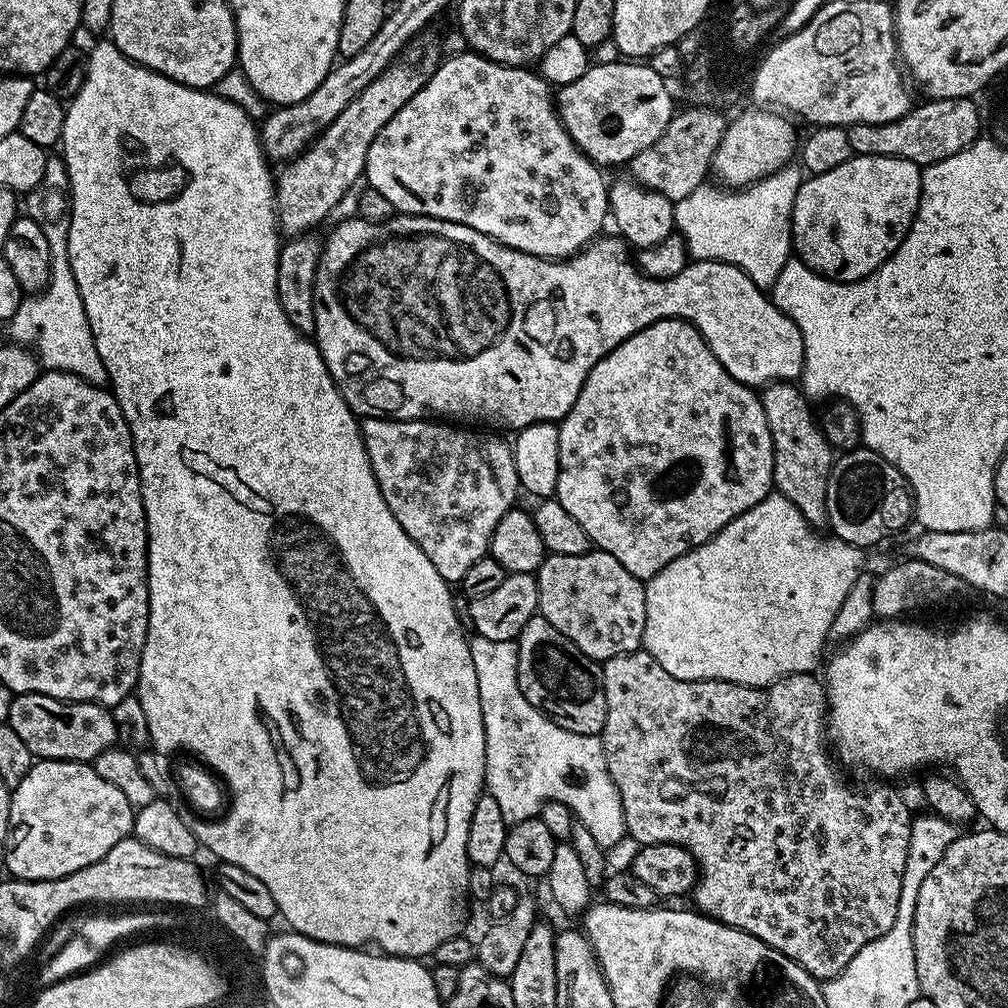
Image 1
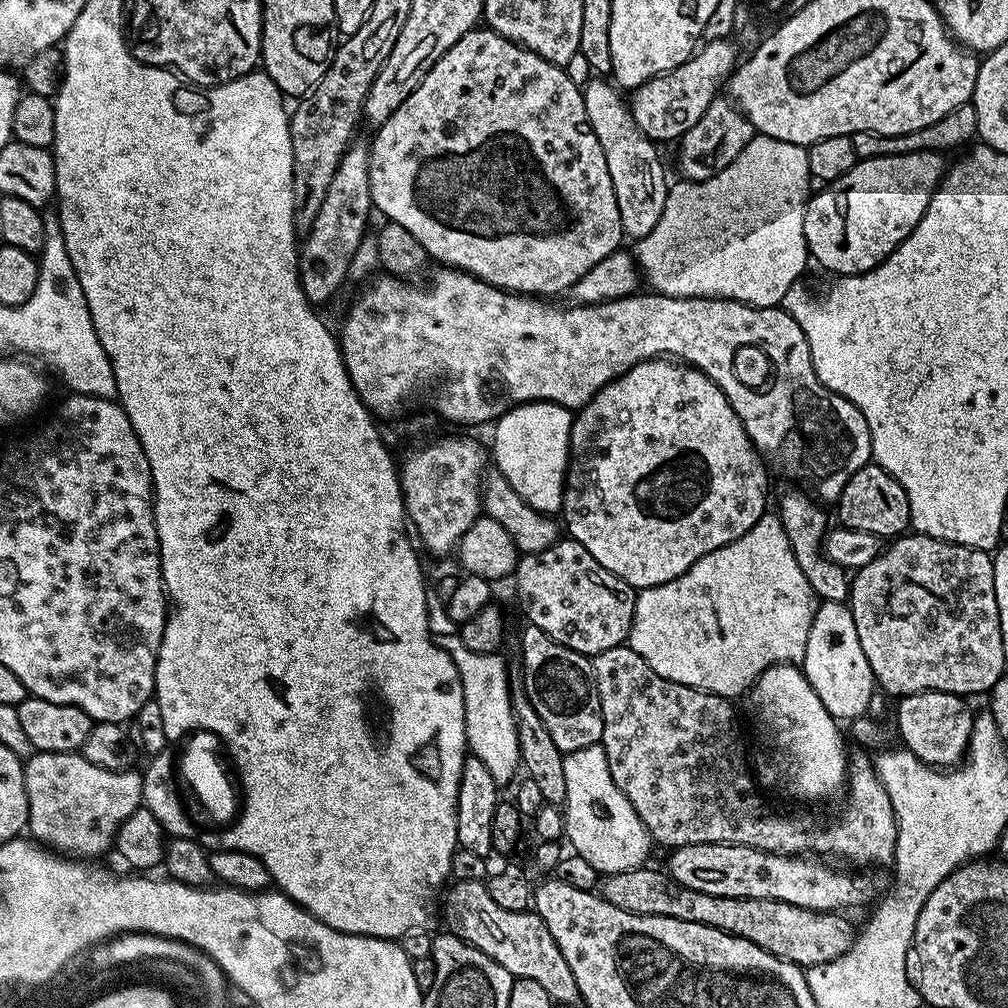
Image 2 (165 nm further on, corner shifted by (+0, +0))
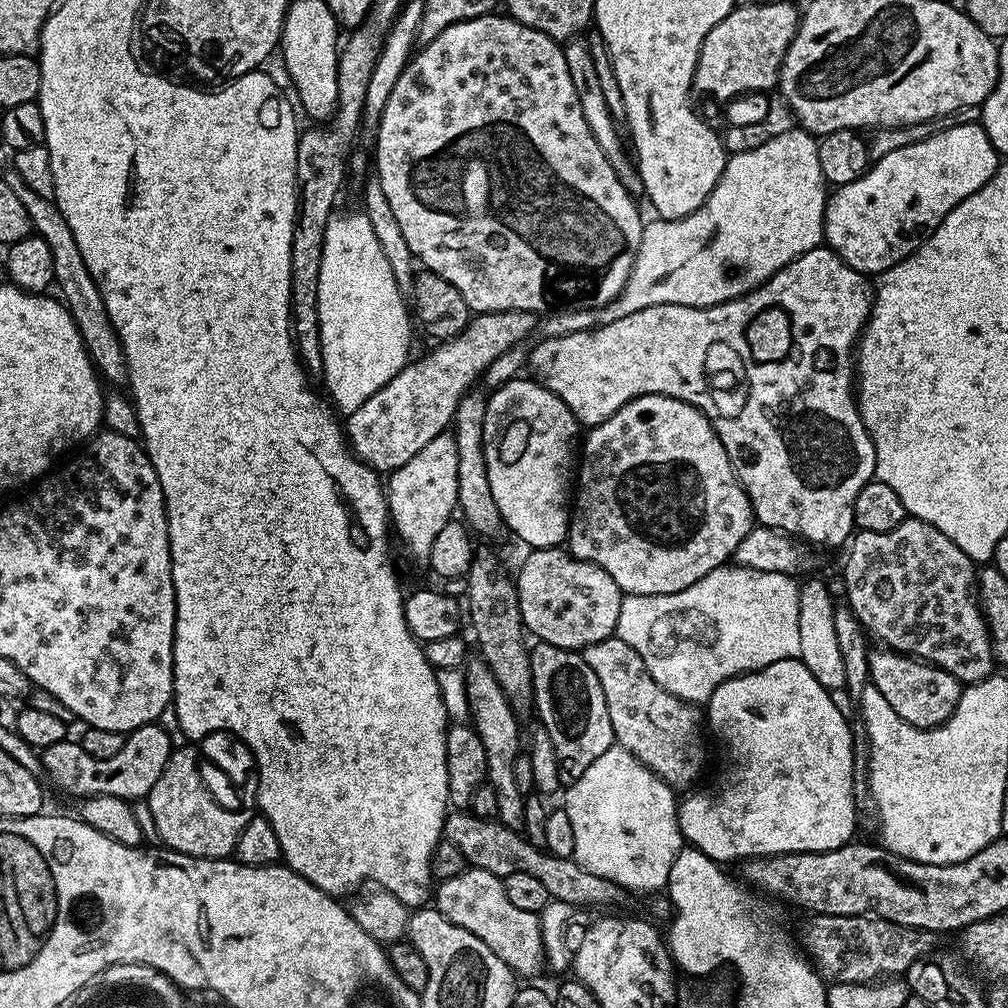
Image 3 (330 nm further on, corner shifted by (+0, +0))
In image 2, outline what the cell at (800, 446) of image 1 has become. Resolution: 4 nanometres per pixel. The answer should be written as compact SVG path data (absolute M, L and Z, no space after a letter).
M800 492L786 493L781 498L778 509L780 525L786 530L786 538L790 538L794 558L798 558L798 566L802 566L802 574L806 574L806 582L810 582L817 598L821 601L845 603L852 595L849 569L830 562L825 556L824 542L830 531L830 523L828 524L828 516L824 513L825 505L809 496L803 496Z

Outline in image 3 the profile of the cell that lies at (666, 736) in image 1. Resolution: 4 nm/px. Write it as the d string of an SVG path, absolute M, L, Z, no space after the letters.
M612 635L602 642L594 642L582 652L586 666L594 670L598 678L598 686L602 686L602 698L606 698L606 706L610 714L610 726L616 735L615 743L625 748L638 762L642 762L658 778L668 783L669 788L691 789L700 771L704 768L704 732L706 736L706 716L697 705L689 704L688 701L662 690L658 682L646 670L646 662L626 642L622 642L617 635Z

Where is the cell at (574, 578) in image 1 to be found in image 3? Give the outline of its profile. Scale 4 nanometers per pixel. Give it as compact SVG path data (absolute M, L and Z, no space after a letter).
M563 547L533 548L529 556L520 564L520 573L515 573L518 606L524 619L524 627L529 633L536 635L535 639L542 644L583 650L594 642L602 642L614 635L618 626L618 614L622 610L624 596L618 582L606 574L591 560L580 560Z

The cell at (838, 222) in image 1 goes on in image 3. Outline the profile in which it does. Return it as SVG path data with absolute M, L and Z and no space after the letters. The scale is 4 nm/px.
M976 122L954 126L945 132L935 132L922 142L902 146L902 150L886 154L875 161L864 175L854 182L839 185L829 195L828 203L824 206L824 244L859 272L879 274L890 270L890 266L902 262L914 249L922 246L928 233L940 225L942 218L946 218L946 214L950 214L958 202L970 198L974 190L982 190L1001 163L1001 157L990 138Z

